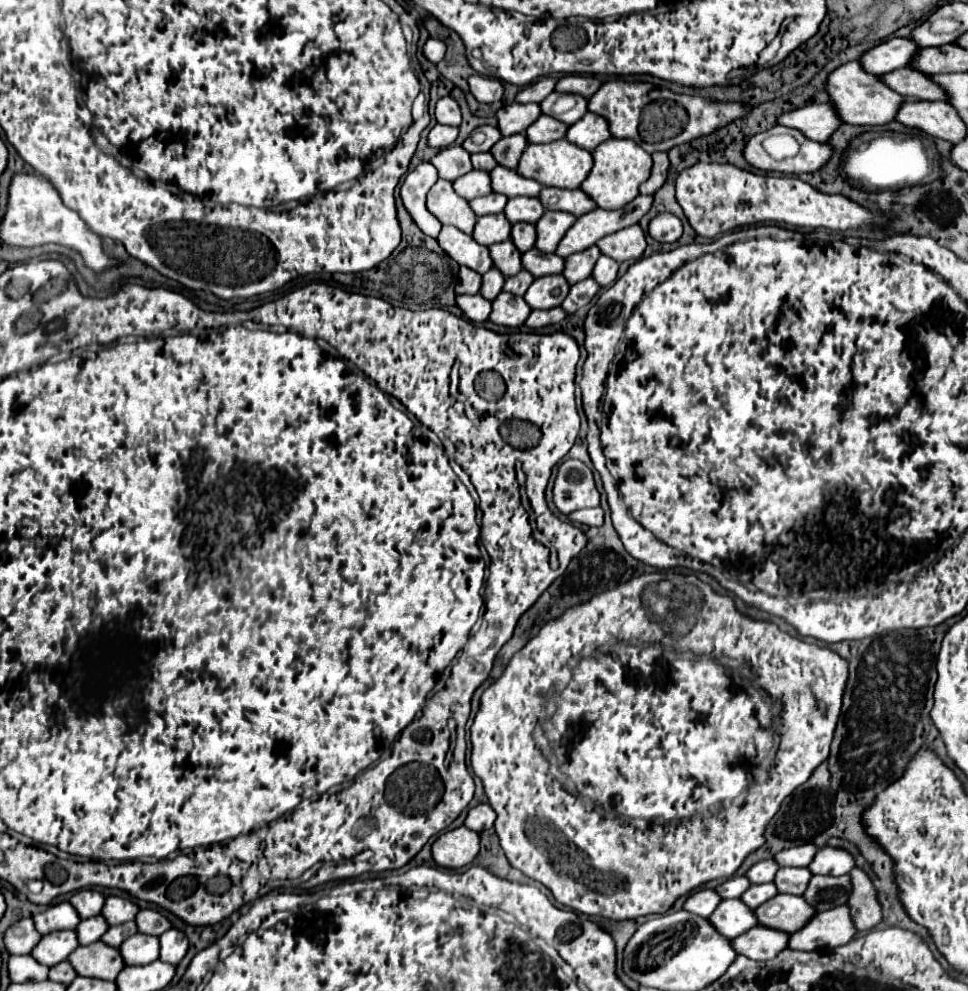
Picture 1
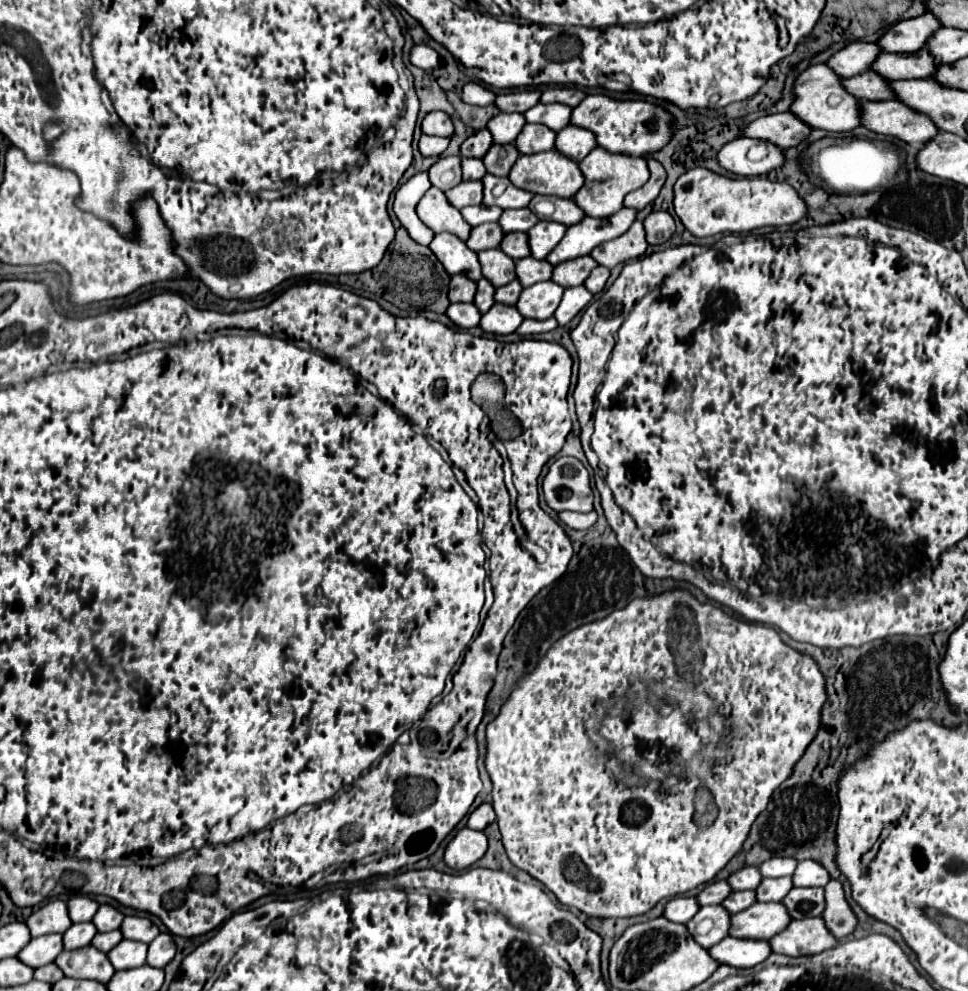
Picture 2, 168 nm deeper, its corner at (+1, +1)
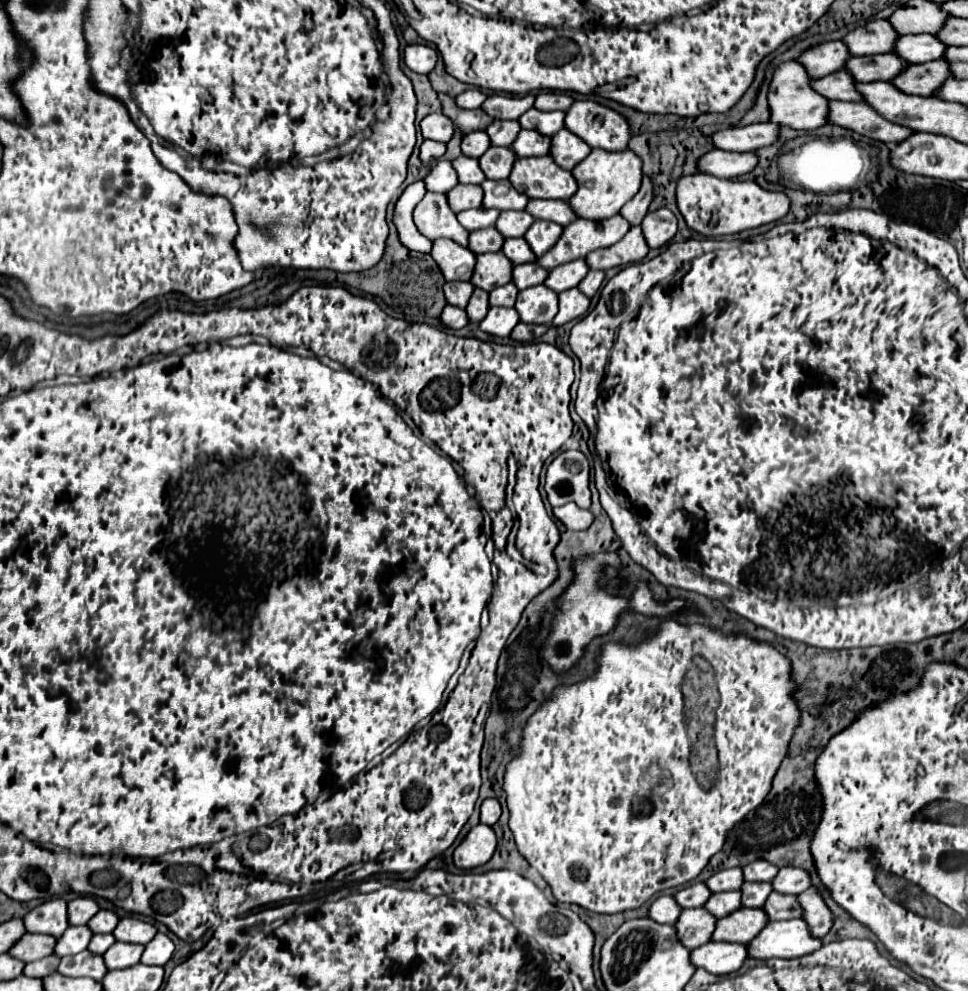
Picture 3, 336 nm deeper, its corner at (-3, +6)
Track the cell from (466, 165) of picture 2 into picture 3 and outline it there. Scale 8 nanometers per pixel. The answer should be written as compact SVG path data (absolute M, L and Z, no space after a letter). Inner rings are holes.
M461 155L453 161L453 167L459 175L459 183L483 183L485 181L485 173L479 167L479 161L467 155Z

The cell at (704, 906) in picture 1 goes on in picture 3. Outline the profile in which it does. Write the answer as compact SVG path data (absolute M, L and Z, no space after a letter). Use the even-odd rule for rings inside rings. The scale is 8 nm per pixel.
M663 895L663 897L657 897L649 909L649 917L659 921L659 923L671 923L675 925L679 915L681 915L683 907L675 901L673 895Z

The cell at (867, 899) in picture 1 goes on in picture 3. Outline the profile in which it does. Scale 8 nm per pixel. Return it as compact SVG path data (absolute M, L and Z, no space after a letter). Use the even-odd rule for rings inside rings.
M809 887L799 895L799 903L803 903L803 909L805 909L803 917L811 927L811 935L823 939L835 921L833 911L827 907L823 899L823 893L817 887Z

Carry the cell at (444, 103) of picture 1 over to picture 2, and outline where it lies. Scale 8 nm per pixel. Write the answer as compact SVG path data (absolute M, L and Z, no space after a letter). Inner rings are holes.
M429 112L421 122L421 132L427 136L447 136L453 134L453 122L445 112Z

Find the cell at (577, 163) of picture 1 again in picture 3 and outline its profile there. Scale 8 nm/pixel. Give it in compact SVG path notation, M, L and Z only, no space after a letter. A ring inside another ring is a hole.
M551 155L519 157L509 181L517 191L531 199L569 201L579 187L573 173L559 167Z

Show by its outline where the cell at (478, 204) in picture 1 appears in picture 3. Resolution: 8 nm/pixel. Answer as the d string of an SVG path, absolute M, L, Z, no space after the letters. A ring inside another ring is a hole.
M485 207L467 209L467 211L457 213L459 223L461 223L467 231L477 231L477 229L491 227L491 225L497 221L497 217L499 217L499 211L497 211L497 209L485 209Z

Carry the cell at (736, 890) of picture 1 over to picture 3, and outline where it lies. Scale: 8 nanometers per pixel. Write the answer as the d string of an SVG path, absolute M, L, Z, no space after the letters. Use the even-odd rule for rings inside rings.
M695 883L691 887L685 887L675 895L677 903L683 909L687 909L687 907L703 907L709 897L711 897L711 889L705 883Z

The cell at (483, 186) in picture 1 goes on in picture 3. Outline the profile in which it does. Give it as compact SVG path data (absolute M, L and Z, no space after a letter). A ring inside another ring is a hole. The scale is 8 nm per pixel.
M455 185L449 193L447 193L449 205L455 213L463 211L463 209L471 209L471 207L481 207L483 201L483 189L481 185Z

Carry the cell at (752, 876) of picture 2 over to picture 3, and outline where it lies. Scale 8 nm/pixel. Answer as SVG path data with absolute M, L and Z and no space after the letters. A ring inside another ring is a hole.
M741 867L727 869L727 871L719 871L711 879L707 879L707 887L711 887L713 893L741 889L743 883L745 883L745 877L743 877L743 869Z

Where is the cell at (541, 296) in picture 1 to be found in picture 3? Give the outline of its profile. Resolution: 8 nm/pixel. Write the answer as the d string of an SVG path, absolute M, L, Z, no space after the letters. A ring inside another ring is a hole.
M545 285L527 287L519 291L515 309L523 323L551 323L557 315L557 297L559 295Z

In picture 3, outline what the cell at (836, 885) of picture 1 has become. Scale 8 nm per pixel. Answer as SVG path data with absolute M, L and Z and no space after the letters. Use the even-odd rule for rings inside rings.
M777 891L771 893L771 899L767 899L765 911L771 921L803 917L803 909L799 905L797 895L785 895L785 893L777 893Z

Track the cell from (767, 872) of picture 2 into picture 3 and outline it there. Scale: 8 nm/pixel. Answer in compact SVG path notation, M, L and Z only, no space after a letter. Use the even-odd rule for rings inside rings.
M755 861L743 867L745 881L773 881L777 873L779 873L779 867L767 861Z

